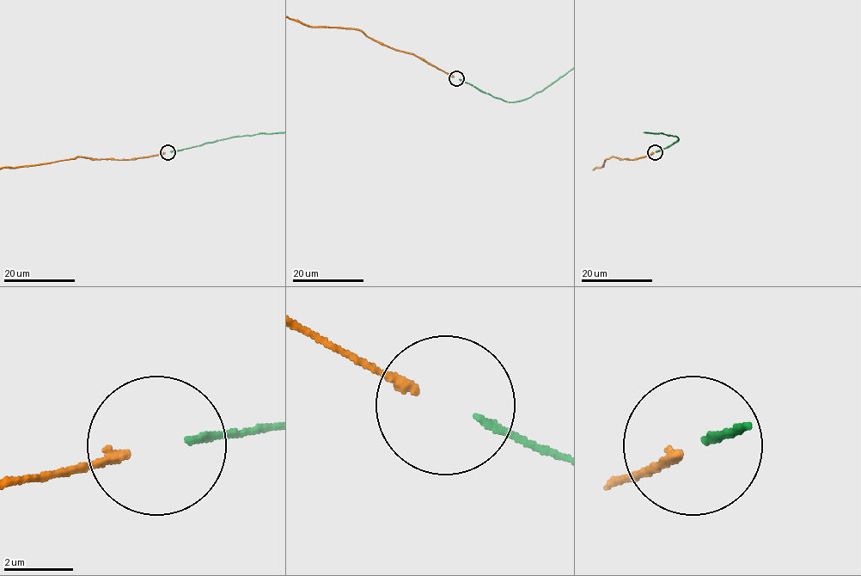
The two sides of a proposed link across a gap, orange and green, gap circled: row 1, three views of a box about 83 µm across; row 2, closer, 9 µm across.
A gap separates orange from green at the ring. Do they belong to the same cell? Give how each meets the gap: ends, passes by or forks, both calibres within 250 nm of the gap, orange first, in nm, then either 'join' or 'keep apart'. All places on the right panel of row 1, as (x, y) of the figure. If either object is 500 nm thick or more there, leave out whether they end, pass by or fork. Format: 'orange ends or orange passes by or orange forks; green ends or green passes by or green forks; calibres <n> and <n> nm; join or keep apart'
orange ends; green ends; calibres 280 and 170 nm; join

